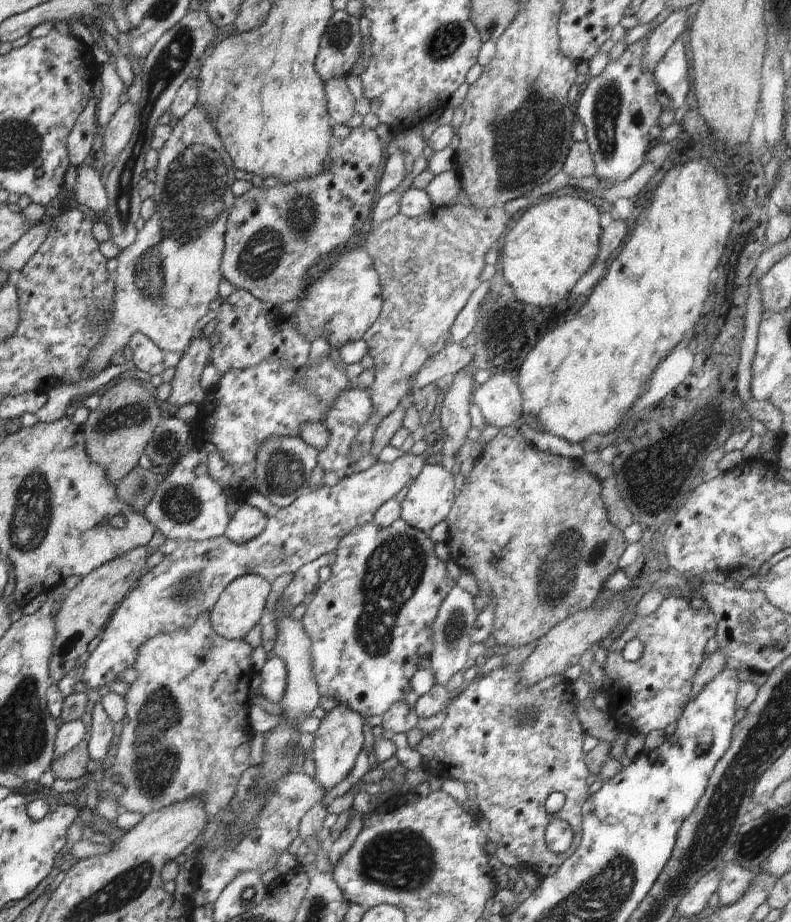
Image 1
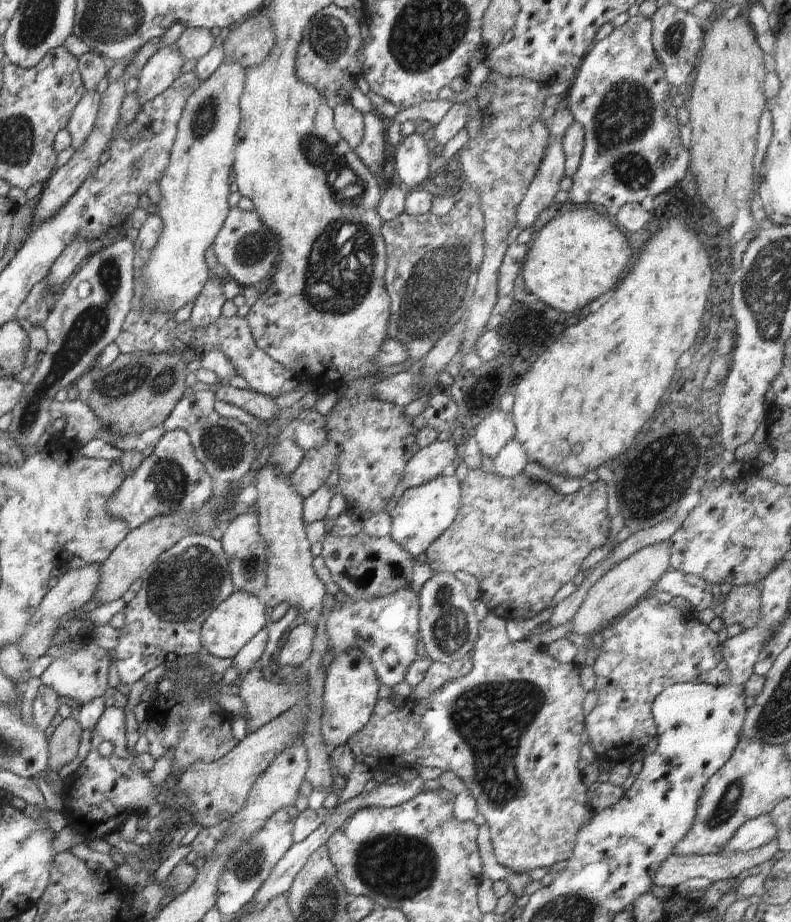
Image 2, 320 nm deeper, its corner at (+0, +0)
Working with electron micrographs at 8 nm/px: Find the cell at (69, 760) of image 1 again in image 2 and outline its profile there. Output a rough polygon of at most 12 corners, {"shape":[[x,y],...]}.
{"shape":[[66,718],[49,740],[48,771],[74,760],[83,729]]}

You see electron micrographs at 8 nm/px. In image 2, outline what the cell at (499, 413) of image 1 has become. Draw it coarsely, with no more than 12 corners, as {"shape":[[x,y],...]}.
{"shape":[[496,408],[476,426],[473,449],[494,459],[514,439],[512,412]]}

